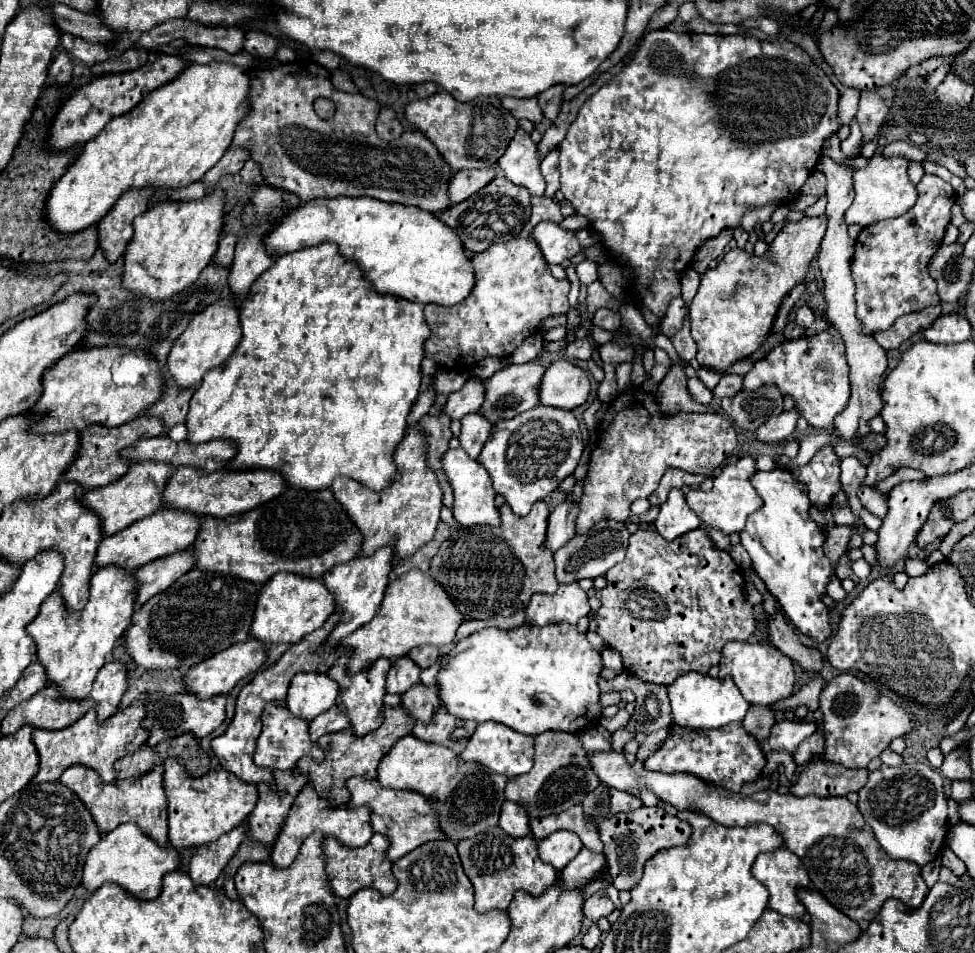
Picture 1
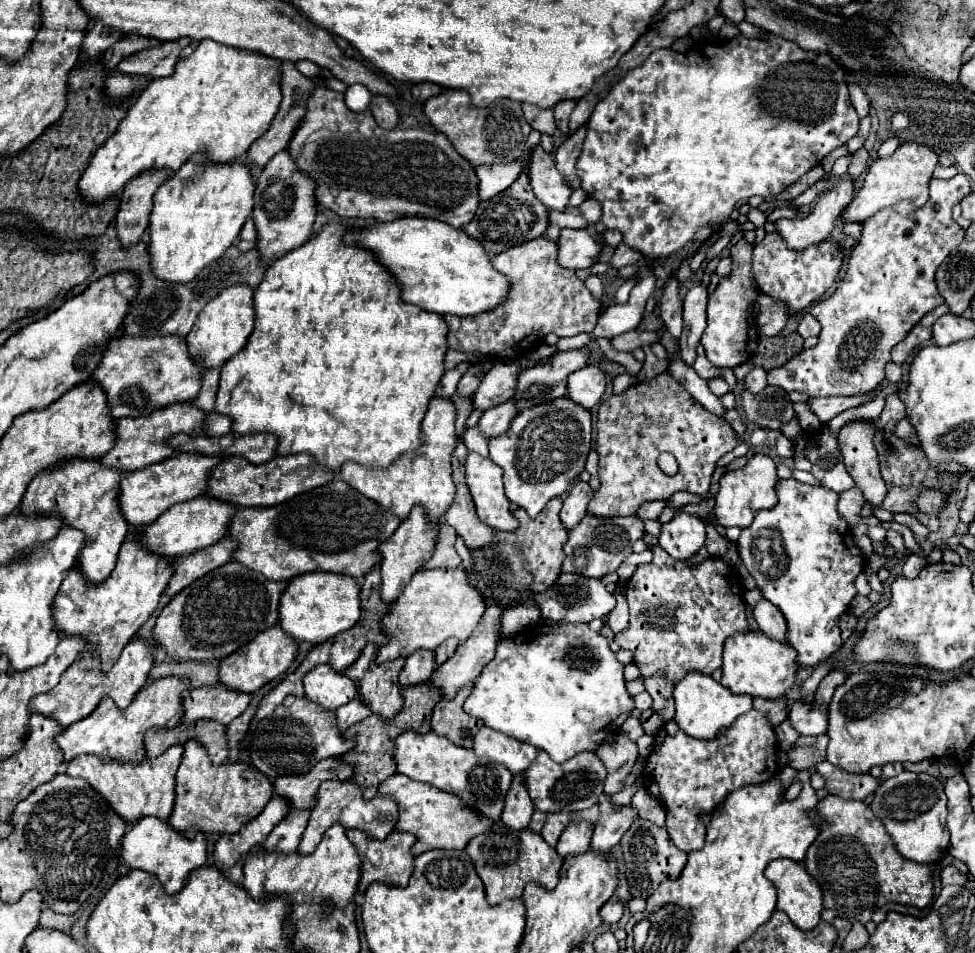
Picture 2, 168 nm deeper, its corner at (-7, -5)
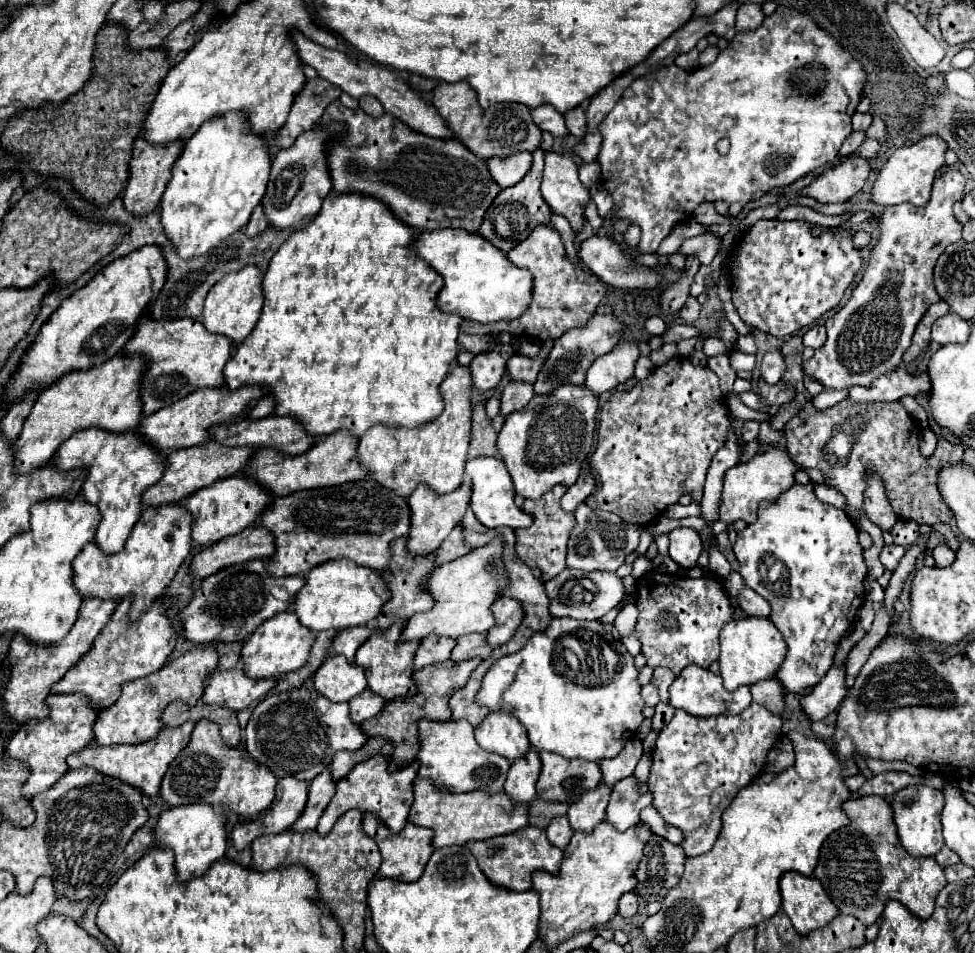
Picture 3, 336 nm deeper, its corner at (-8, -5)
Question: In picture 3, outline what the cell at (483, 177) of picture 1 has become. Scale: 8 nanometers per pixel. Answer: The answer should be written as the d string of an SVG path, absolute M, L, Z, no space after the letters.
M528 151L526 153L514 153L514 155L504 157L504 159L500 159L500 157L488 159L490 173L502 189L522 181L522 177L530 169L530 165L532 165L532 153L528 153Z

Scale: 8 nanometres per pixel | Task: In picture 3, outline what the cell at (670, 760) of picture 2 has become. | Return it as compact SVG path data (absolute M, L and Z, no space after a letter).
M752 703L744 713L730 717L690 717L684 709L676 709L672 721L660 731L656 749L652 753L652 769L648 785L654 791L654 807L664 821L678 827L684 833L682 849L688 857L706 853L722 827L722 811L734 801L738 789L744 789L752 779L756 779L766 765L766 755L774 741L780 737L782 719L770 713L766 707Z

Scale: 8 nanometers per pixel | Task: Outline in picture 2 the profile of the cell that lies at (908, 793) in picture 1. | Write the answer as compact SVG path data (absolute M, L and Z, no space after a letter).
M909 771L897 775L897 777L885 779L885 781L879 783L879 787L873 793L871 811L883 821L885 831L893 837L897 851L905 859L911 859L915 863L935 865L947 853L947 847L949 847L949 831L945 829L945 821L947 821L947 797L943 793L943 779L933 777L929 773L909 773Z

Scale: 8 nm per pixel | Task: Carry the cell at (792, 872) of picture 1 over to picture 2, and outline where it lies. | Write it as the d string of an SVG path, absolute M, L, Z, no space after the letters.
M775 859L767 865L765 869L765 877L775 885L777 889L777 909L787 913L787 917L803 931L813 929L819 923L821 911L823 911L823 903L821 903L821 889L817 885L817 881L813 881L813 877L807 873L807 869L801 863L789 861L789 859Z

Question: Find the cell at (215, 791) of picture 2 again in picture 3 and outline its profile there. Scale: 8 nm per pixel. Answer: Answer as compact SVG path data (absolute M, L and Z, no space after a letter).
M198 721L192 737L182 749L182 753L170 763L162 785L160 795L172 807L182 803L212 803L212 805L228 805L228 809L240 813L242 817L256 817L274 801L274 787L278 779L266 765L258 765L248 753L240 747L224 745L212 721Z

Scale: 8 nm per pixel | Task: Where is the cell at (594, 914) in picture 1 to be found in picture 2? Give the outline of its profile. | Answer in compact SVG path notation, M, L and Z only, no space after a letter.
M609 899L603 907L601 907L601 911L599 911L599 915L601 915L601 919L603 919L603 923L617 923L619 919L621 919L621 915L623 915L623 905L621 905L621 901L619 899Z

